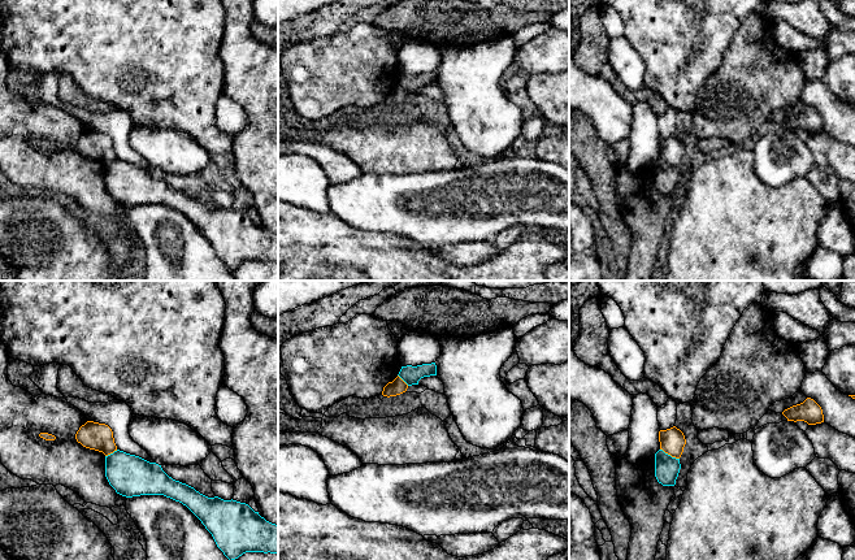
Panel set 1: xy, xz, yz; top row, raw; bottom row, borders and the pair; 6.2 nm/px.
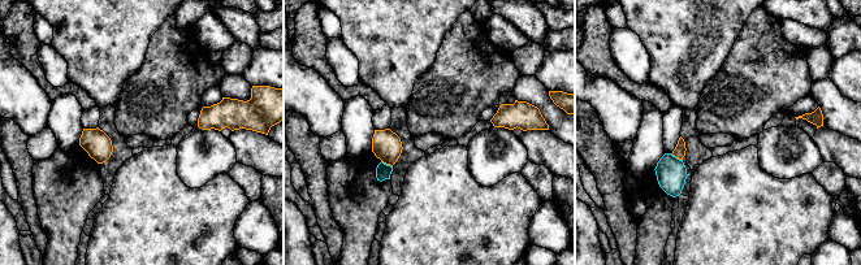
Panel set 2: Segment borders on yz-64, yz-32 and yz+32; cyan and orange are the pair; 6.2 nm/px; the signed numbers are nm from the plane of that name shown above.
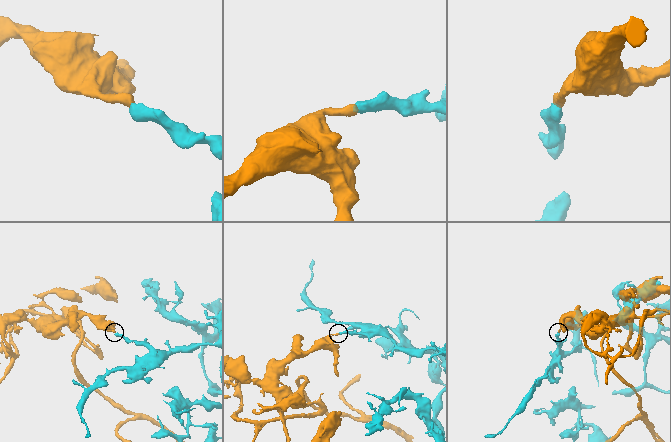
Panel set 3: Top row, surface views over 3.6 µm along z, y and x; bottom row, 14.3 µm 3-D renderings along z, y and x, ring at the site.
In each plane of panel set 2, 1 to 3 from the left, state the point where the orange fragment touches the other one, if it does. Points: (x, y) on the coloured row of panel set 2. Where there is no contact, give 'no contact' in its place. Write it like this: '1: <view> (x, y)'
1: no contact
2: yz-32 (385, 164)
3: yz+32 (675, 157)

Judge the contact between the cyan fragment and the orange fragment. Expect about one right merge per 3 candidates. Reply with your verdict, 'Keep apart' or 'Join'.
Keep apart

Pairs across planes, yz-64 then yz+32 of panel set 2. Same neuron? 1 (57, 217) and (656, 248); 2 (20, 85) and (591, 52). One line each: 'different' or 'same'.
1: same
2: different

